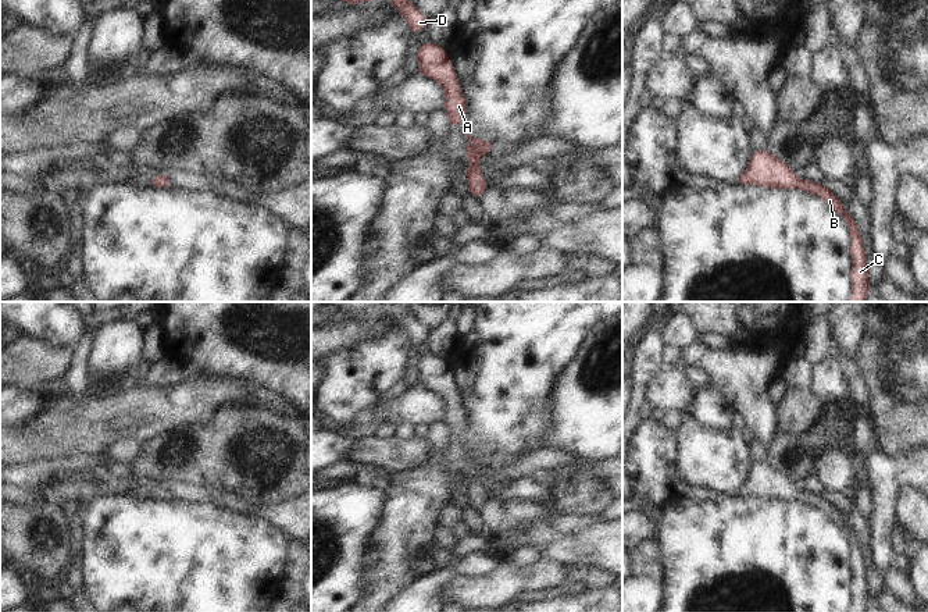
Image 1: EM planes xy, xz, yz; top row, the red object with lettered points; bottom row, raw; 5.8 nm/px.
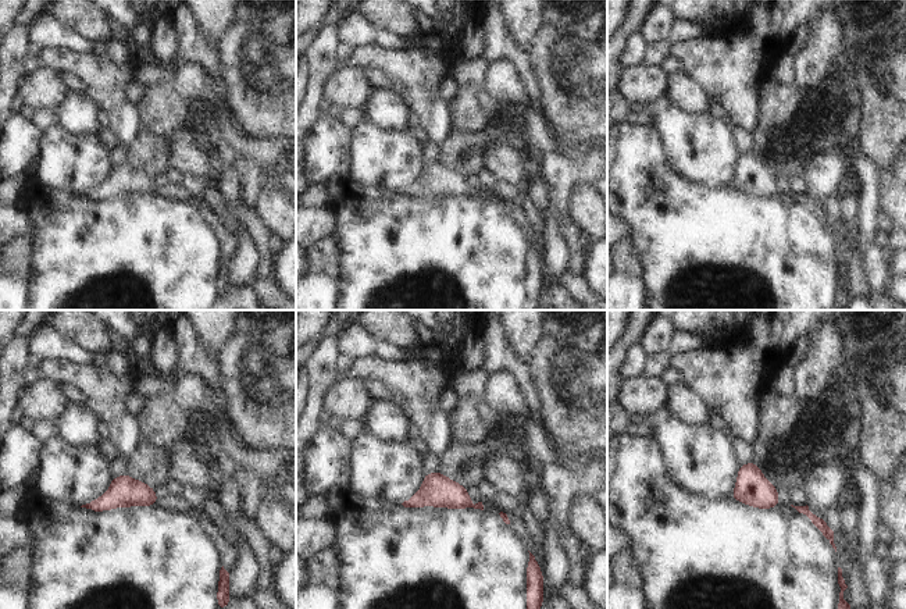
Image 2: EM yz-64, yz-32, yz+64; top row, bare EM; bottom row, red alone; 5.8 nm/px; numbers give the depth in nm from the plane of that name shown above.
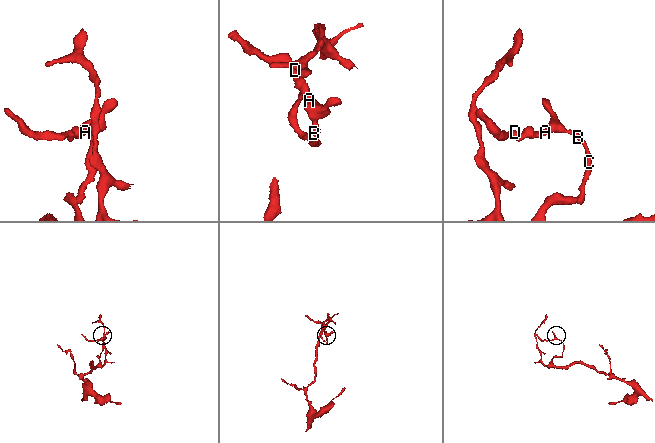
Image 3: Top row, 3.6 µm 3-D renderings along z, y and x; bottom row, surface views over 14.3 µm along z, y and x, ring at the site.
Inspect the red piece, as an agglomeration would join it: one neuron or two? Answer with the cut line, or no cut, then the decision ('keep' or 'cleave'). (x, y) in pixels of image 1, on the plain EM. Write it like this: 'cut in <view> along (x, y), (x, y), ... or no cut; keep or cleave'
no cut; keep

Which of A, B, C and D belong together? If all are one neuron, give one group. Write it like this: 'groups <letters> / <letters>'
groups A B C D

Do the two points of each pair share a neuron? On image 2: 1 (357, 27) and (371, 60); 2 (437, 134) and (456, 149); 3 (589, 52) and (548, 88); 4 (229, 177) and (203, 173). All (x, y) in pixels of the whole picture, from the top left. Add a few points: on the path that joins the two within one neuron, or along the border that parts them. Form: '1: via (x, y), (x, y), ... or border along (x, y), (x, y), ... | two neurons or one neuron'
1: border along (356, 47), (377, 45), (398, 50) | two neurons
2: border along (452, 128), (441, 145) | two neurons
3: via (580, 61), (557, 84) | one neuron
4: border along (217, 177), (214, 181) | two neurons

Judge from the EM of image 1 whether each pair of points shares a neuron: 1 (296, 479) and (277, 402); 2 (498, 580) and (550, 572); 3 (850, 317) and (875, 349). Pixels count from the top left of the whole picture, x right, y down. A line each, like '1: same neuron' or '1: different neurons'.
1: different neurons
2: same neuron
3: different neurons

